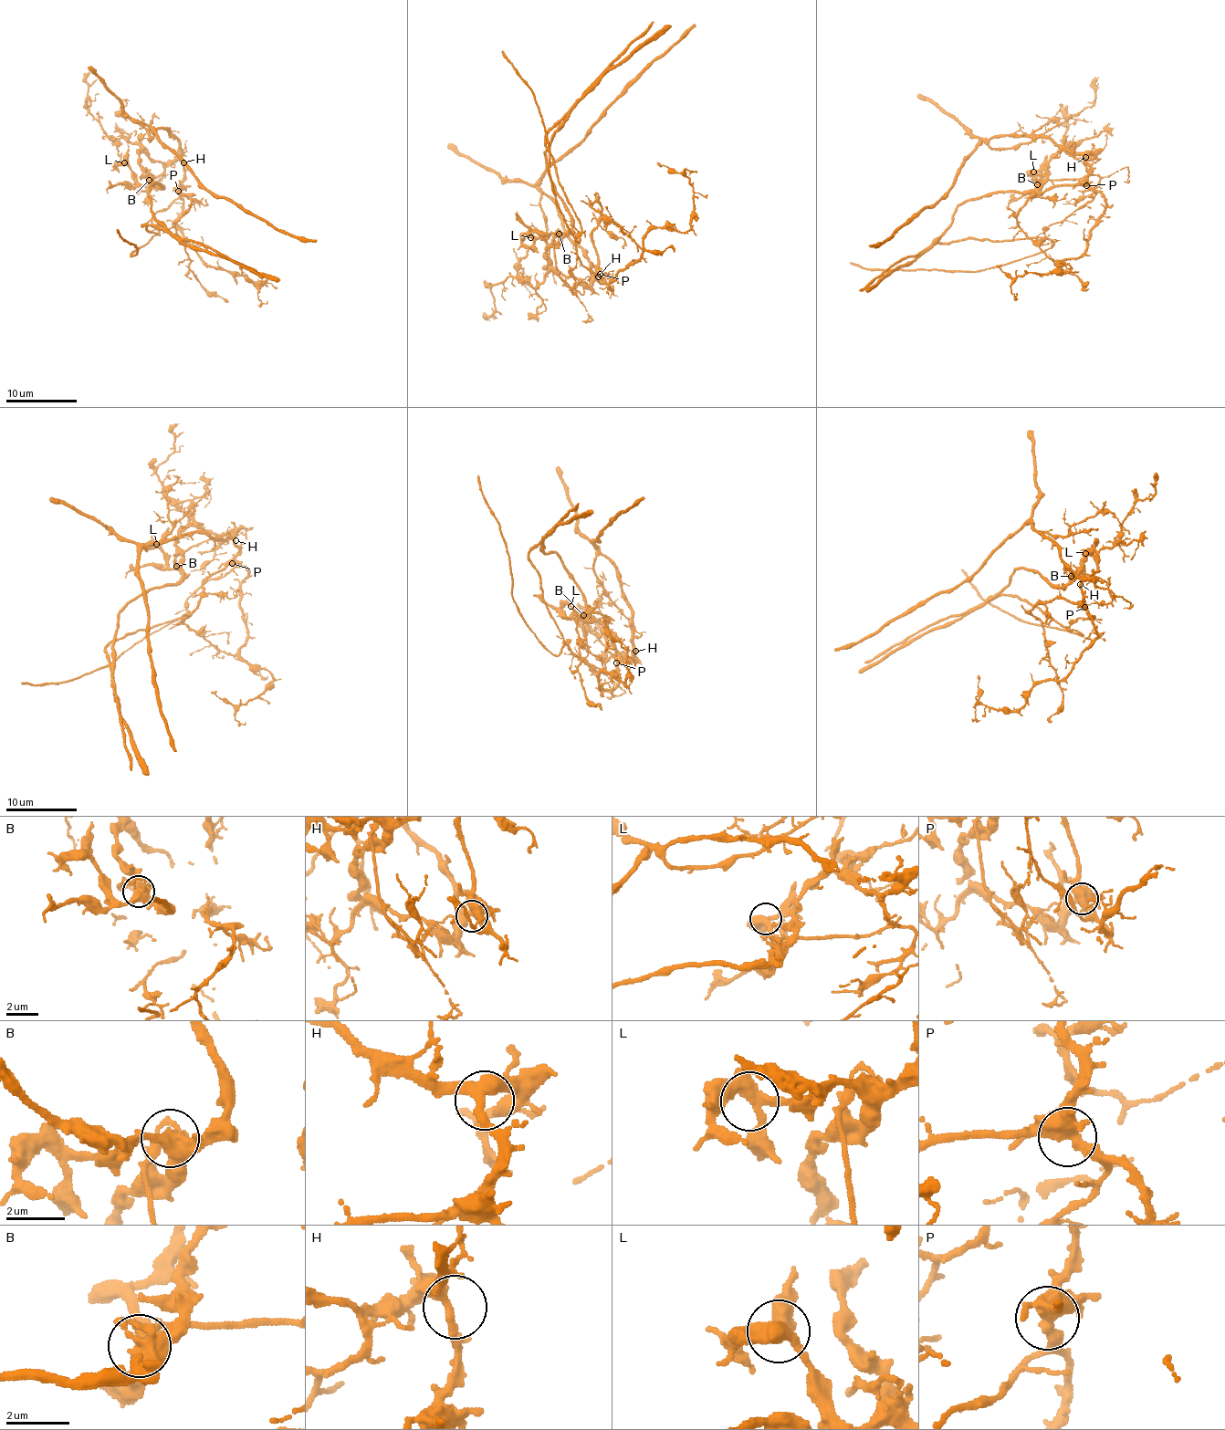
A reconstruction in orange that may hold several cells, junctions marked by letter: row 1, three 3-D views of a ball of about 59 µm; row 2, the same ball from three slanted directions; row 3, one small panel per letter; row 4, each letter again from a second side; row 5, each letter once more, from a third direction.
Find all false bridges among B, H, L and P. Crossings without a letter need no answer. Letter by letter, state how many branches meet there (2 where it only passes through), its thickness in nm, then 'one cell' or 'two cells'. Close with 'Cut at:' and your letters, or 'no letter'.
B: branches 7; calibre 500 nm; two cells
H: branches 3; calibre 280 nm; one cell
L: branches 4; calibre 360 nm; one cell
P: branches 5; calibre 460 nm; one cell
Cut at: B

